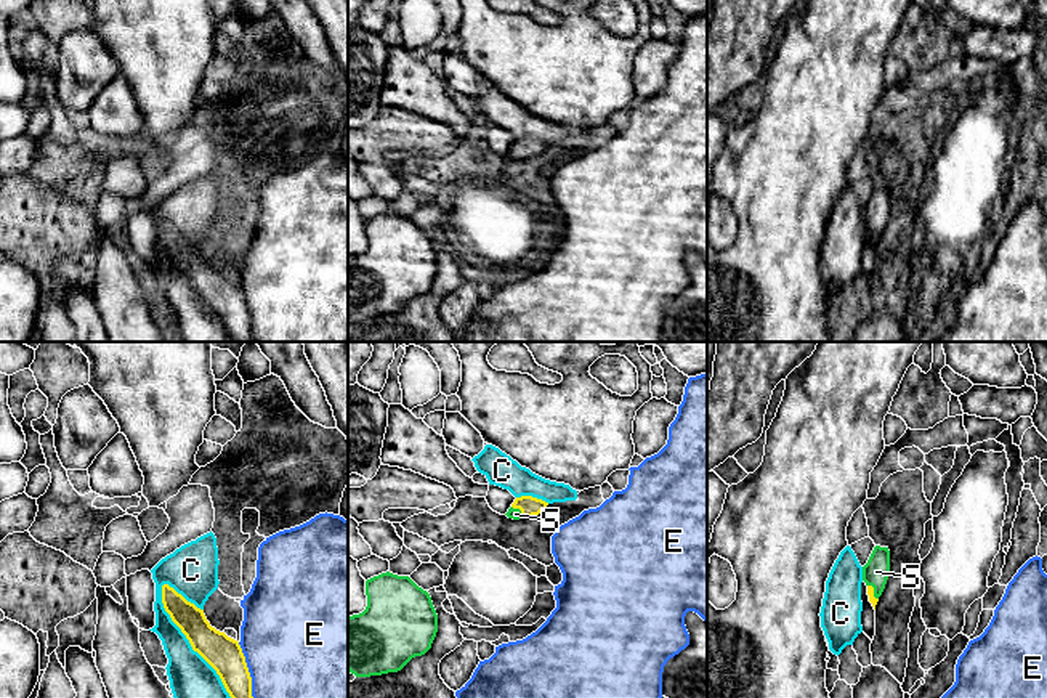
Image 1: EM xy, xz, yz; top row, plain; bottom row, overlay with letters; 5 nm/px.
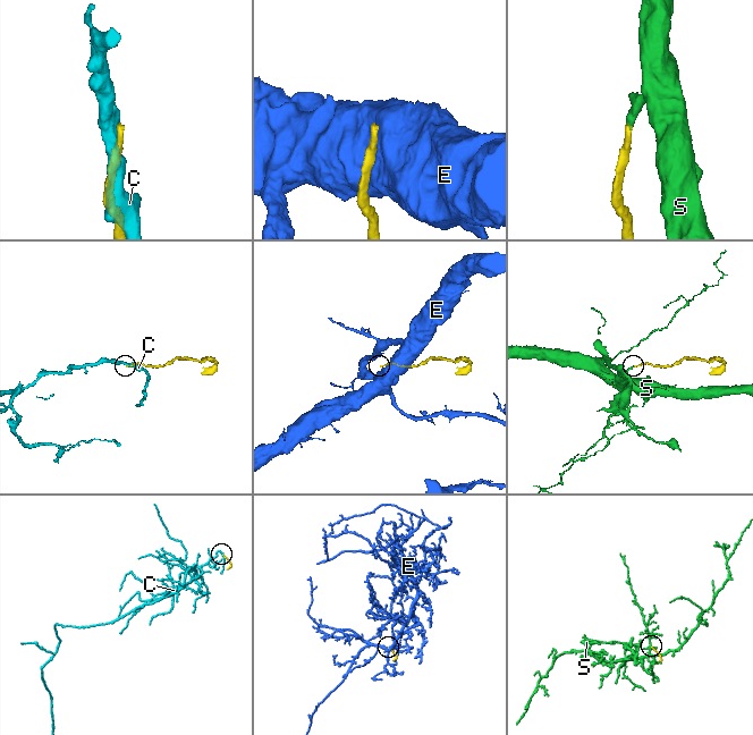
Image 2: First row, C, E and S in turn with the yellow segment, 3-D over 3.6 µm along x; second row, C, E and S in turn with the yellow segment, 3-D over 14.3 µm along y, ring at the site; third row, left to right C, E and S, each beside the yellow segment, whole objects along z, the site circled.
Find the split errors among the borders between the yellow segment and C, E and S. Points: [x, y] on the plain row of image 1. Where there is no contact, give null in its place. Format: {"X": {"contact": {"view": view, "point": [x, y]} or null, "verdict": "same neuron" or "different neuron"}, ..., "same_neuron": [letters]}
{"C": {"contact": {"view": "xy", "point": [189, 283]}, "verdict": "different neuron"}, "E": {"contact": {"view": "xy", "point": [247, 312]}, "verdict": "different neuron"}, "S": {"contact": {"view": "yz", "point": [873, 231]}, "verdict": "same neuron"}, "same_neuron": ["S"]}

